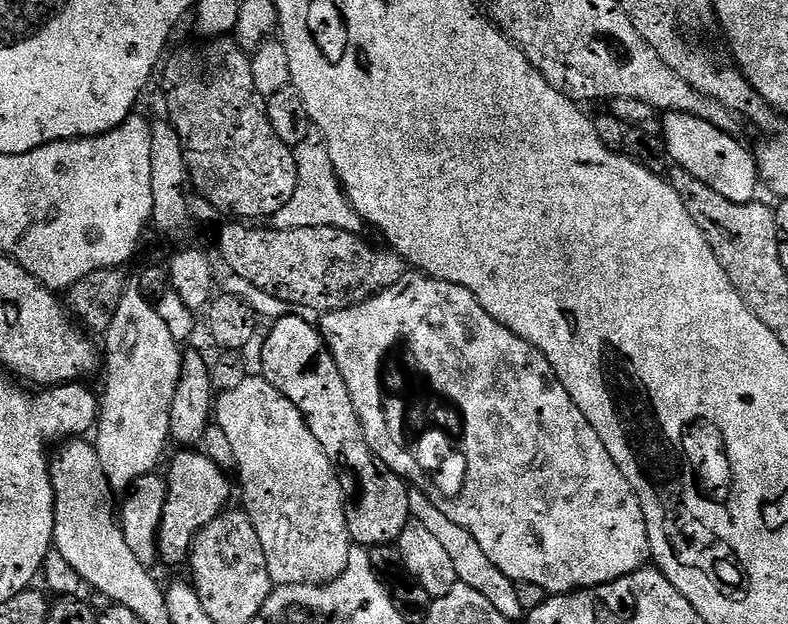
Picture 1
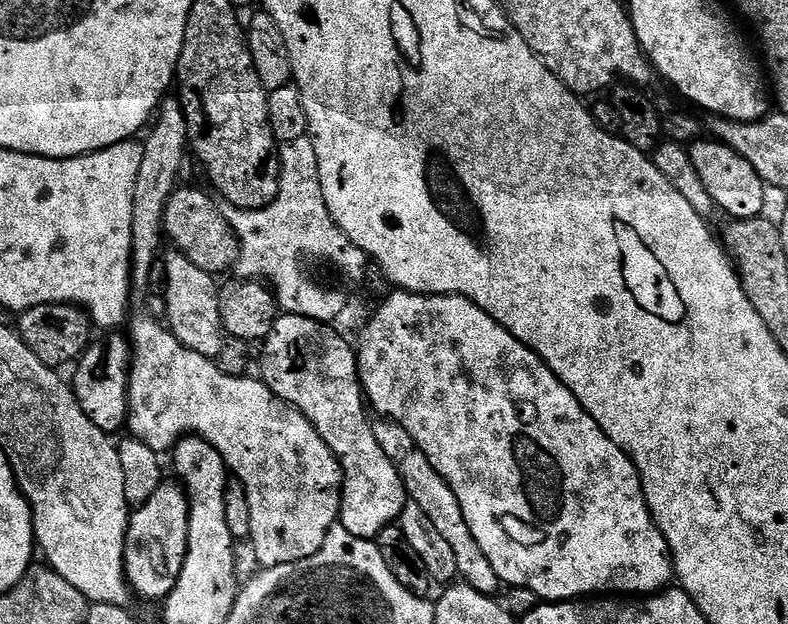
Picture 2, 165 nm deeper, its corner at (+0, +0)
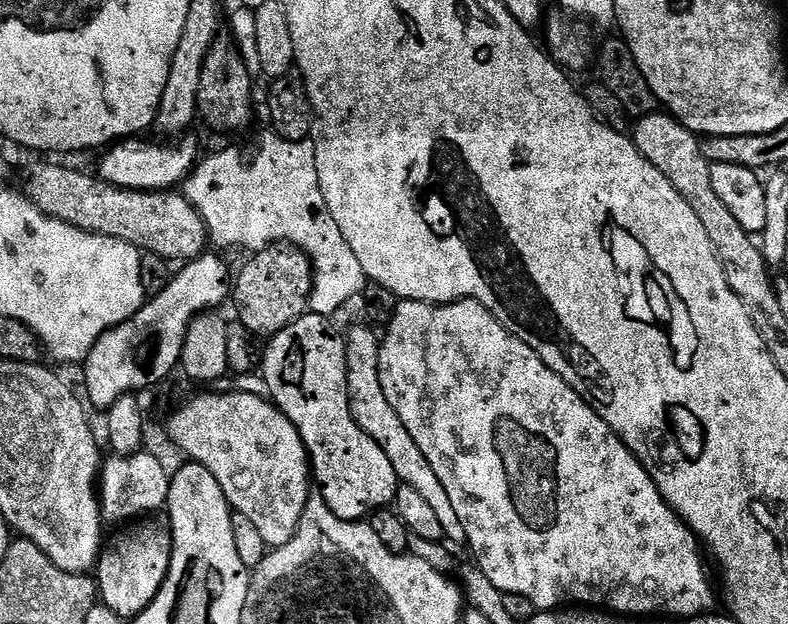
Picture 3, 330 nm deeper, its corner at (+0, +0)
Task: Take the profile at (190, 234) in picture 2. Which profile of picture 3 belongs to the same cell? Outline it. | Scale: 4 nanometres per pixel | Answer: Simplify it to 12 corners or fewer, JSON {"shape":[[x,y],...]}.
{"shape":[[36,164],[28,199],[83,232],[169,262],[205,255],[179,191],[119,188]]}

